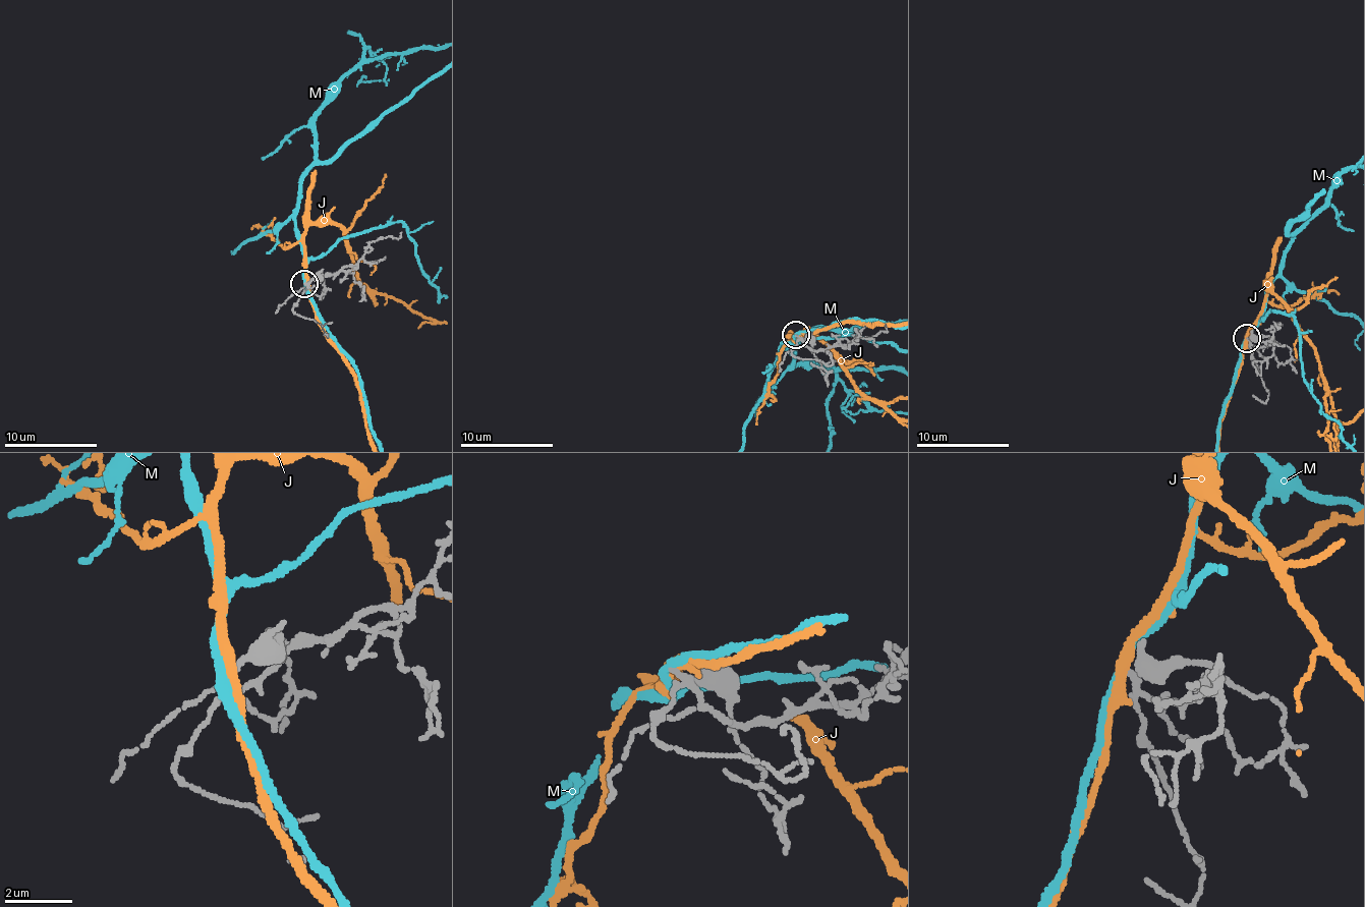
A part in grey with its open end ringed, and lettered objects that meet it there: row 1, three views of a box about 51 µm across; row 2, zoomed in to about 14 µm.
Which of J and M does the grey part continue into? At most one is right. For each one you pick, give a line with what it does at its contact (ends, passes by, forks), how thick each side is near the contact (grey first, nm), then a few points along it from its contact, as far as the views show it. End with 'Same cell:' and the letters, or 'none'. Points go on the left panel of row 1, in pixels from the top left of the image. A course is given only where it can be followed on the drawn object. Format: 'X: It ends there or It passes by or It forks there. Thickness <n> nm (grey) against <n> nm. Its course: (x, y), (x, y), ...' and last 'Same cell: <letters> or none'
Same cell: none

